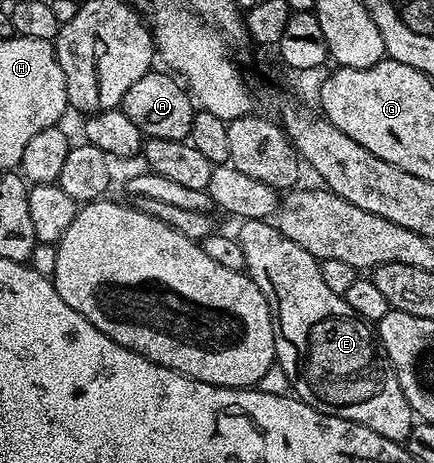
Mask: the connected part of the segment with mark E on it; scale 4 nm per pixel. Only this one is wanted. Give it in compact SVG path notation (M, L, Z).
M270 219L245 220L238 226L237 239L245 254L245 271L253 282L257 282L257 290L265 294L271 307L271 318L275 322L275 358L281 370L289 374L291 392L309 406L330 416L357 422L381 434L381 438L406 441L413 413L372 325L362 320L343 296L329 290L328 284L321 279L319 261L315 256L309 254L309 250L301 250L297 242L285 238Z

